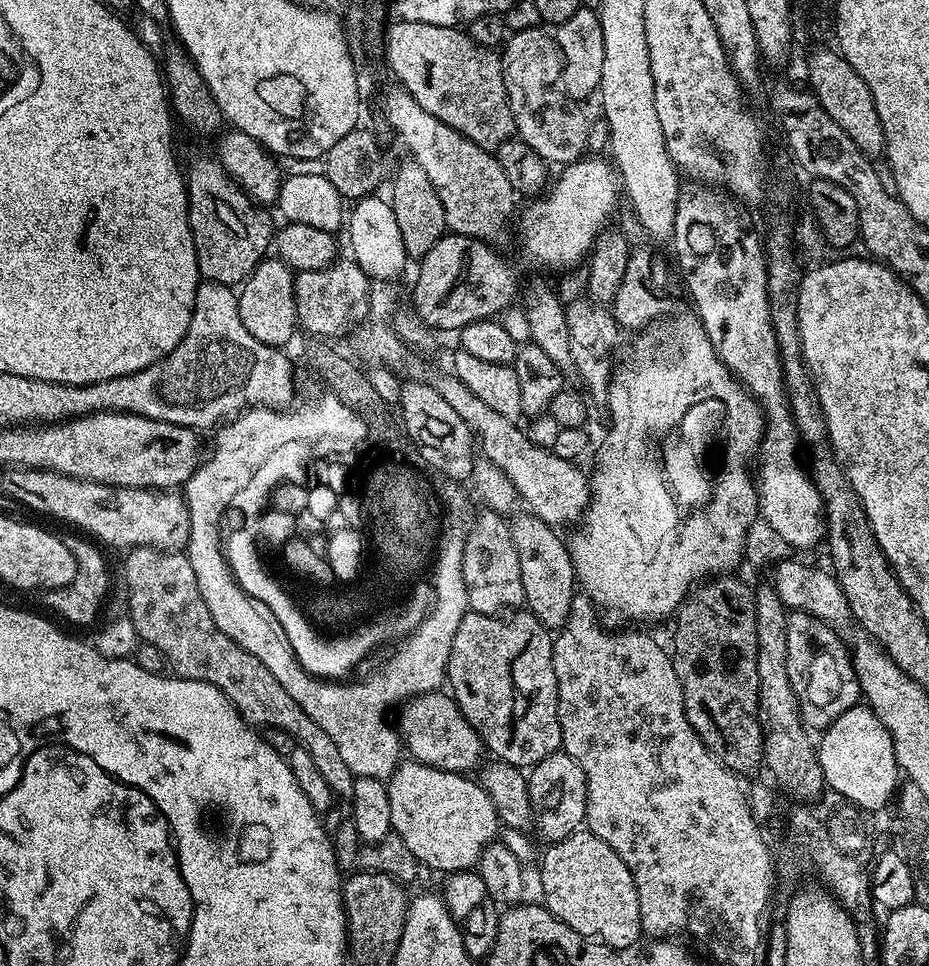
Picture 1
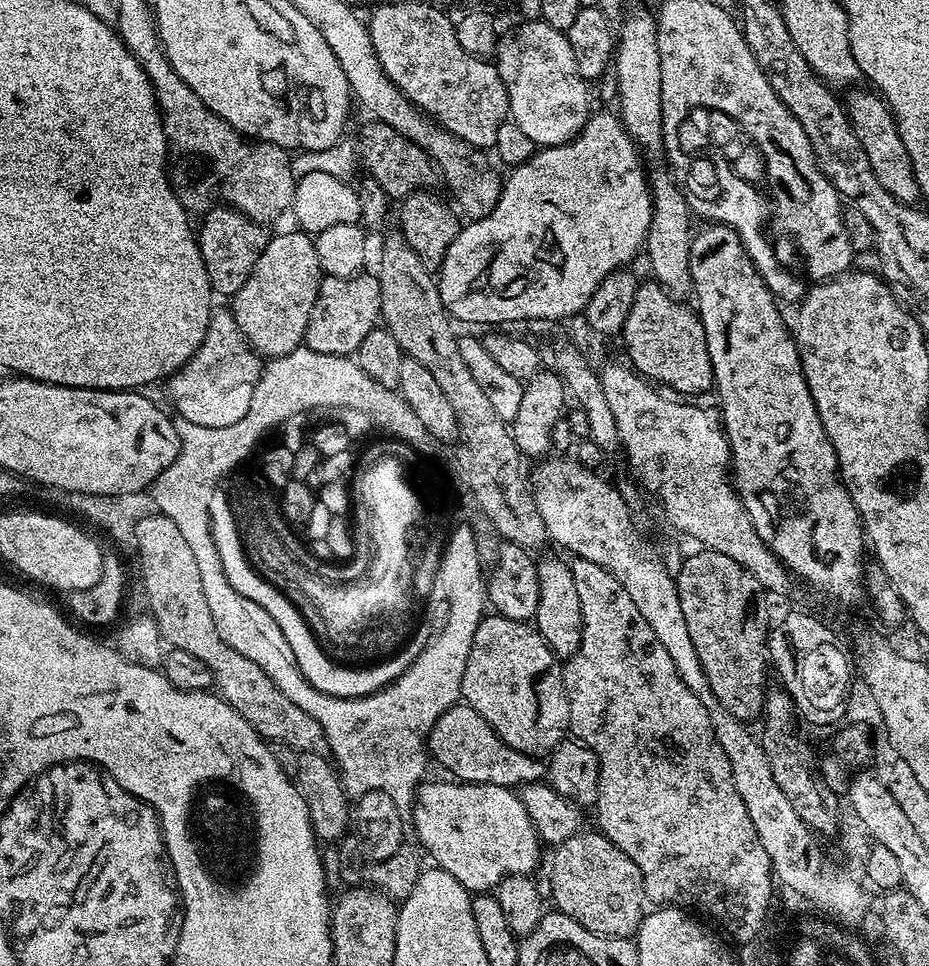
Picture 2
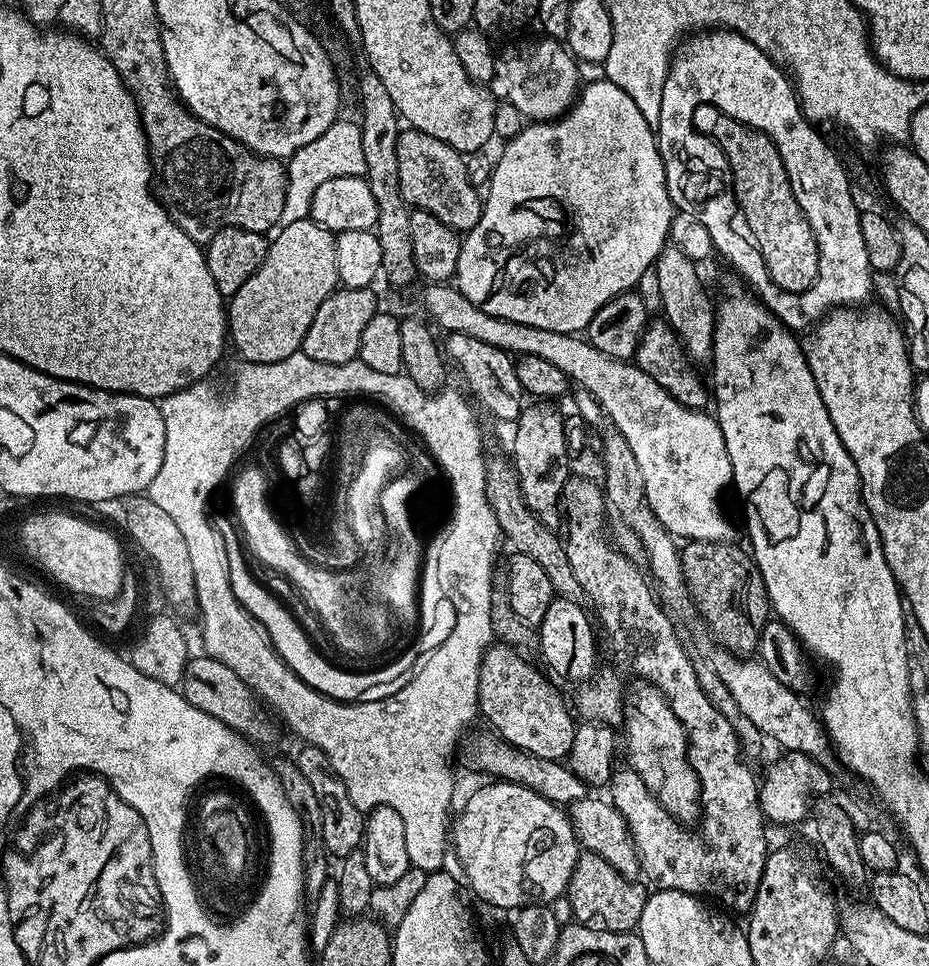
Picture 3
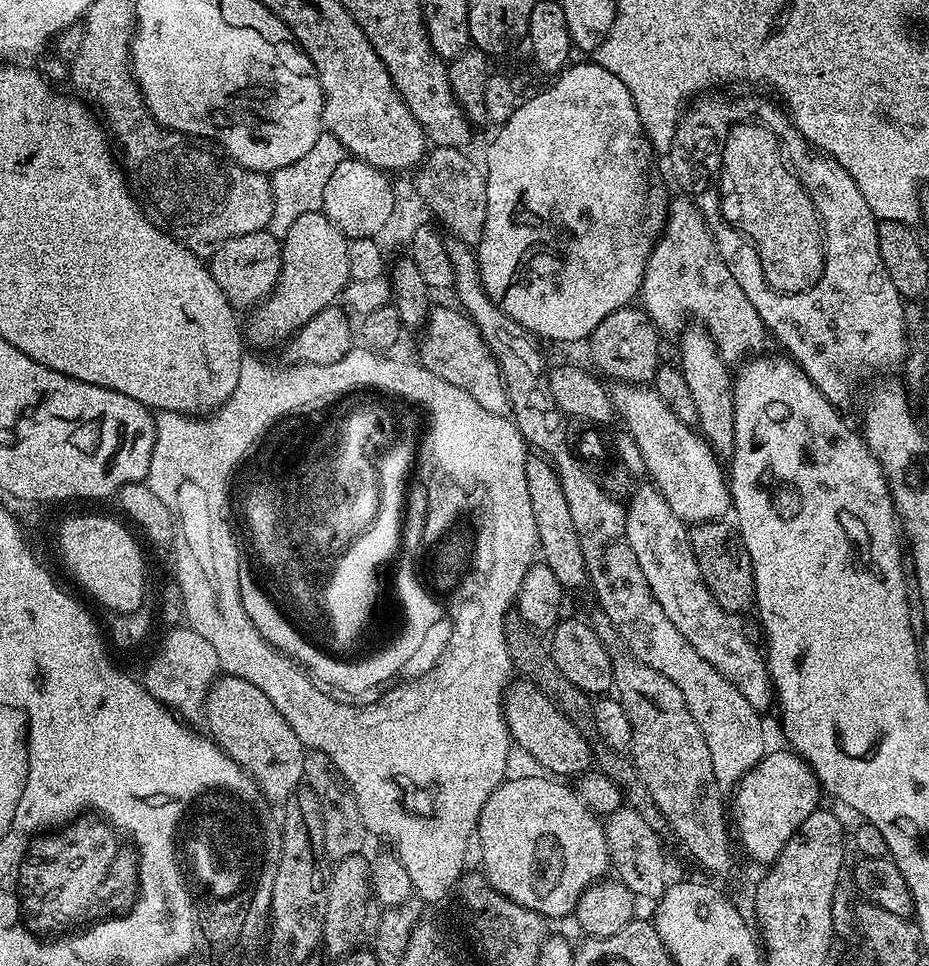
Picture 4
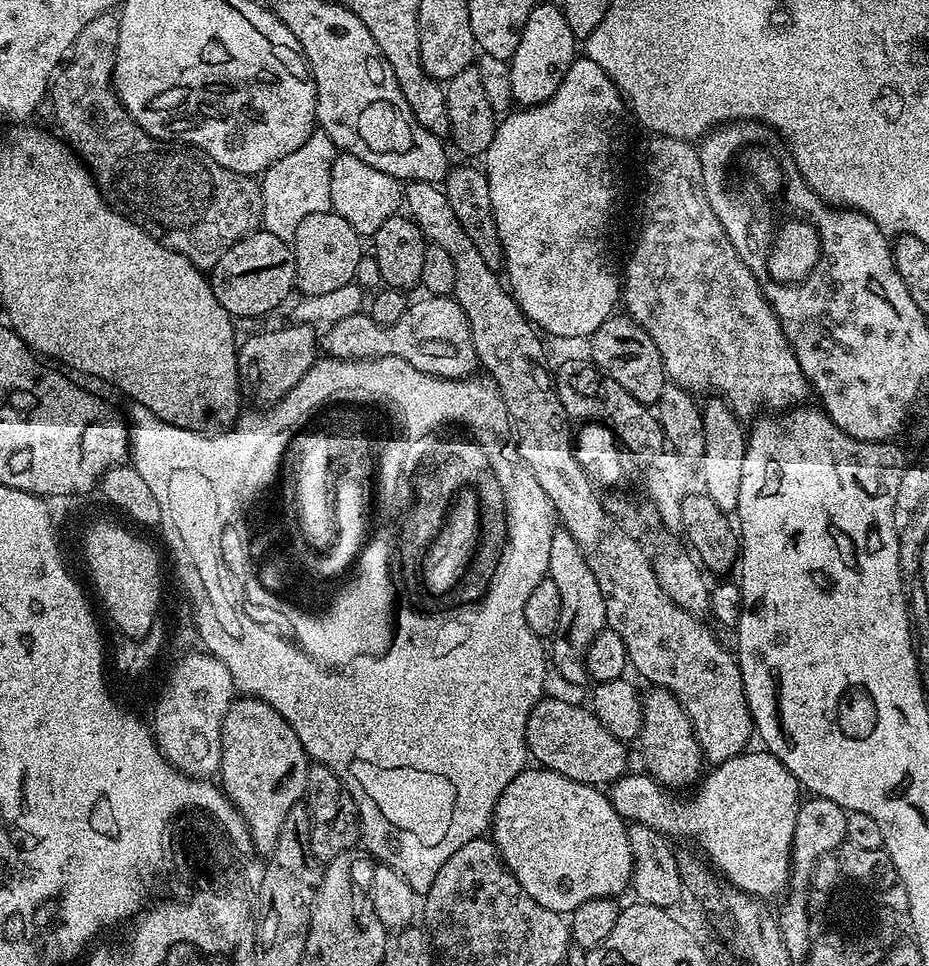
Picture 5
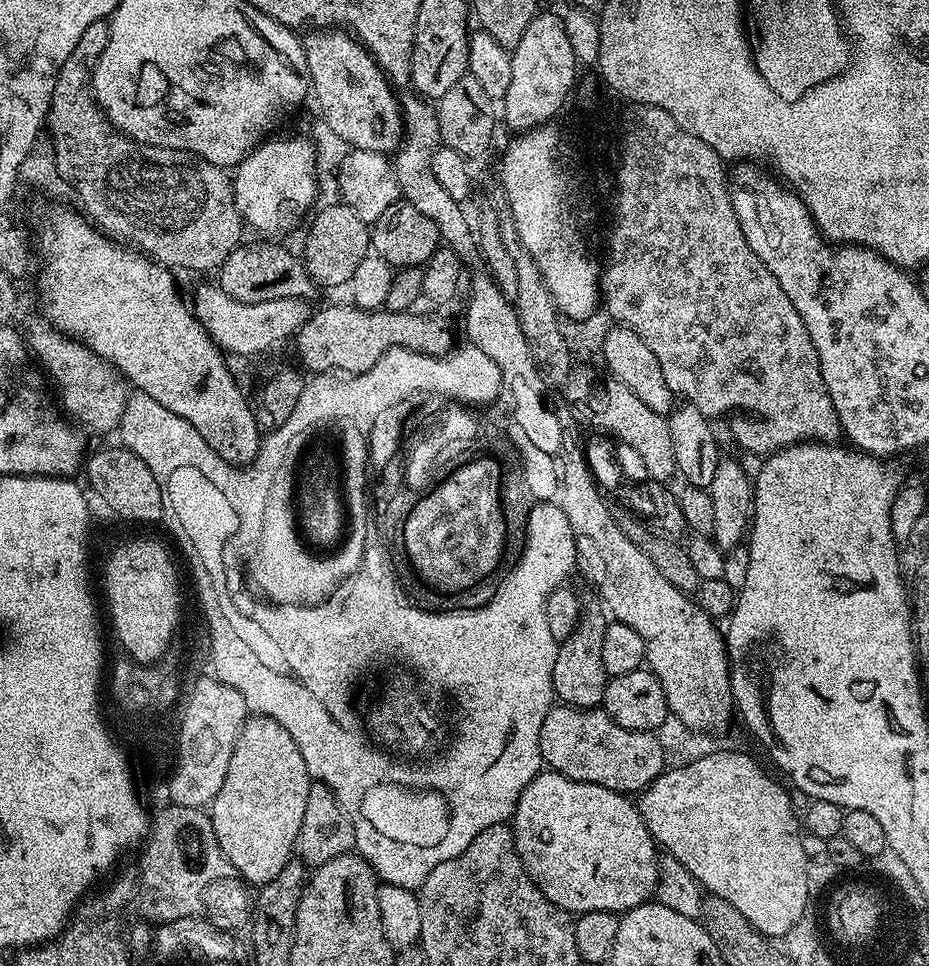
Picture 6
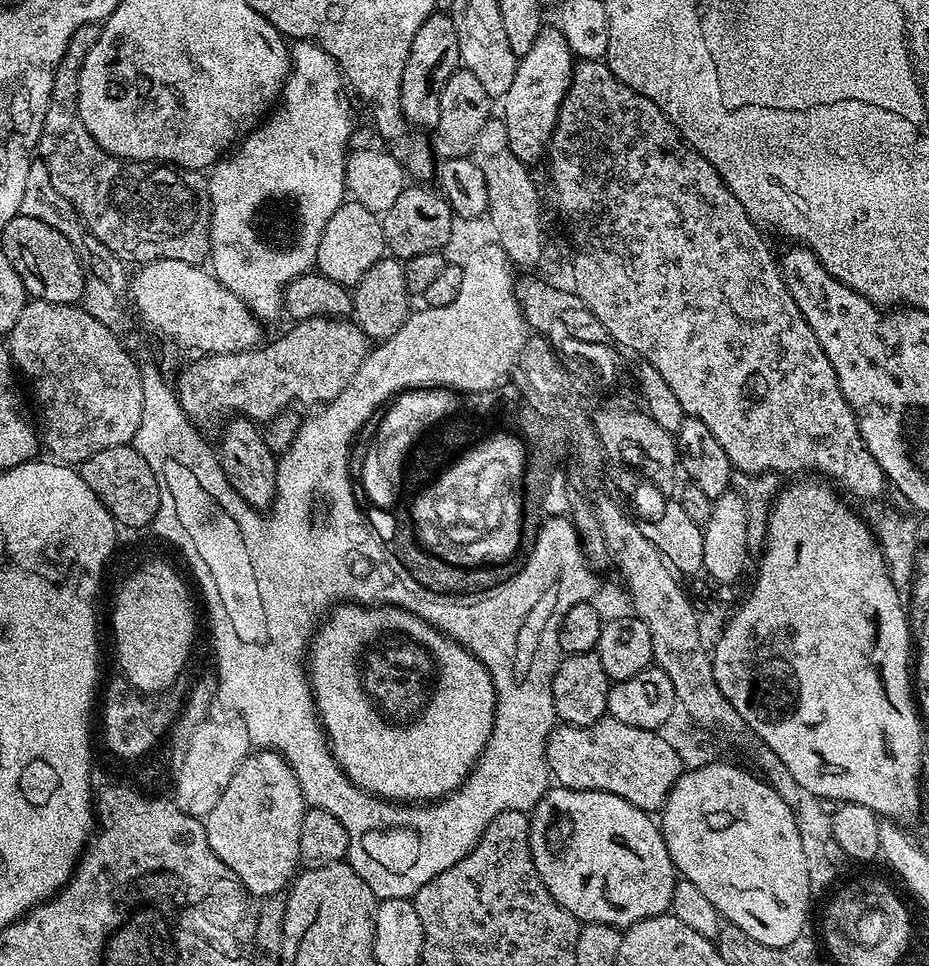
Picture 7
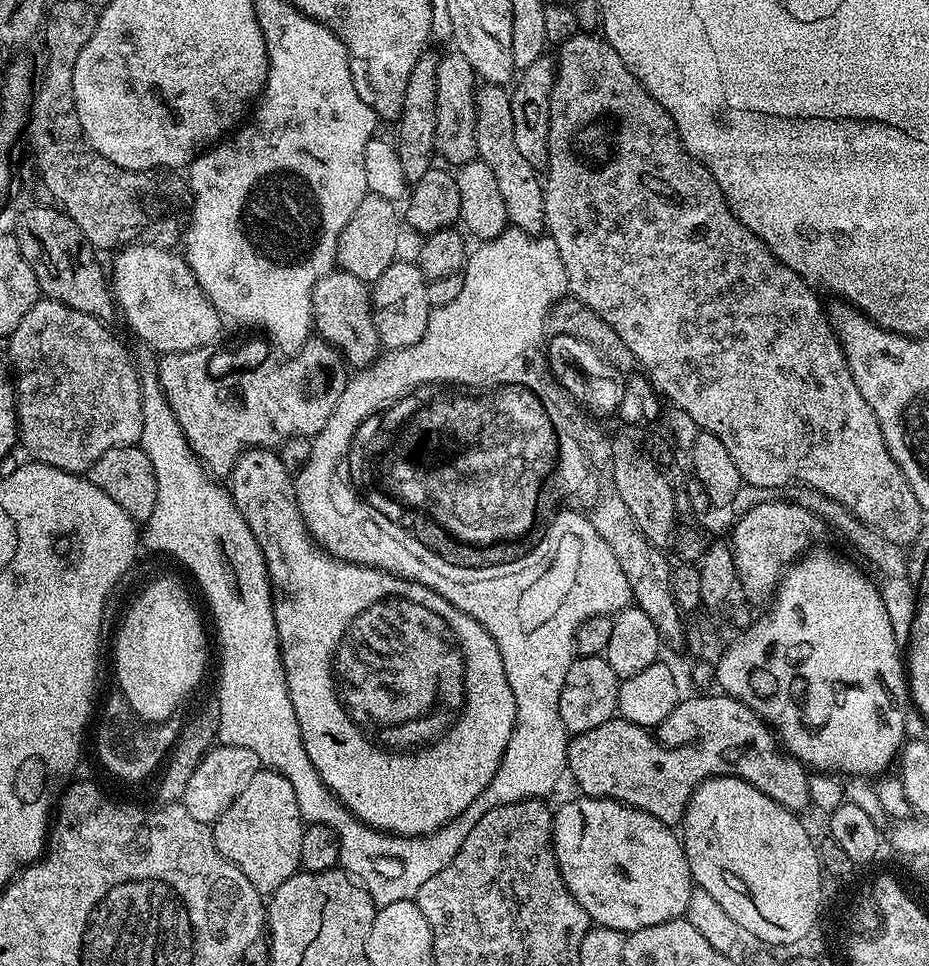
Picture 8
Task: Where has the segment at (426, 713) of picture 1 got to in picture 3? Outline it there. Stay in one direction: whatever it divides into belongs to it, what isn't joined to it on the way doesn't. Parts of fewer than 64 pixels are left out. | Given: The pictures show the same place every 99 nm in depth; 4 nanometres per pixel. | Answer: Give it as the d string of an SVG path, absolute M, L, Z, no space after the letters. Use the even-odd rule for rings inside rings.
M495 734L487 735L476 736L472 741L469 739L463 745L462 756L464 752L469 766L474 771L485 772L488 778L495 778L500 782L526 786L530 790L542 794L547 800L553 800L561 806L570 806L574 801L589 795L589 785L584 784L582 778L578 778L578 774L574 774L567 763L550 758L538 758L534 754L524 752L521 748L508 744Z

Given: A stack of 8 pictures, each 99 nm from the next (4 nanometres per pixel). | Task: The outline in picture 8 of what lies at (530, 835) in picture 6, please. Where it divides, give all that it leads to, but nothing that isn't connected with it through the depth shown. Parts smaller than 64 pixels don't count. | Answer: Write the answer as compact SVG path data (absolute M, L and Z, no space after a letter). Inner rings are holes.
M581 795L580 800L568 800L559 809L555 809L552 818L552 849L556 855L556 865L564 879L564 885L570 890L570 894L578 902L578 906L582 906L582 910L586 910L589 921L593 925L602 928L613 928L622 933L637 932L646 926L658 926L665 924L671 920L681 919L687 913L688 903L690 902L690 894L694 887L692 883L692 875L690 874L690 862L686 862L686 854L684 853L684 845L681 837L676 836L669 825L658 822L658 818L654 818L650 814L646 814L637 808L629 808L626 804L619 804L616 800L601 800L595 796Z

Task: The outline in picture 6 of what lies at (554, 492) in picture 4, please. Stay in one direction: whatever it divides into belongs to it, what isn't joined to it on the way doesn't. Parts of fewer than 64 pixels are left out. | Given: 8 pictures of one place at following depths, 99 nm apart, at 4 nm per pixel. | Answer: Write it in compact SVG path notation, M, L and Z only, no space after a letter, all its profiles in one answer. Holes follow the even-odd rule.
M599 607L597 608L592 608L589 612L587 609L581 615L580 620L576 624L576 629L570 634L570 638L559 641L556 650L554 678L552 679L552 685L556 691L555 699L561 705L570 708L599 708L604 703L604 688L608 685L610 679L602 666L602 638L604 637L604 629L606 627L606 616Z

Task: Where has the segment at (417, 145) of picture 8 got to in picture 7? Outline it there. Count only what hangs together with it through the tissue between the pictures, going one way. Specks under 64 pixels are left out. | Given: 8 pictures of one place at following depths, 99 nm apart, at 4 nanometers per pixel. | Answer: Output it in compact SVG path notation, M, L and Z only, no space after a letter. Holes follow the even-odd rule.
M437 10L426 22L422 22L418 34L414 34L414 43L410 46L410 58L406 58L406 70L402 70L402 90L400 101L404 117L416 130L431 130L438 122L438 110L442 106L442 90L457 68L461 67L458 50L458 30L451 15Z

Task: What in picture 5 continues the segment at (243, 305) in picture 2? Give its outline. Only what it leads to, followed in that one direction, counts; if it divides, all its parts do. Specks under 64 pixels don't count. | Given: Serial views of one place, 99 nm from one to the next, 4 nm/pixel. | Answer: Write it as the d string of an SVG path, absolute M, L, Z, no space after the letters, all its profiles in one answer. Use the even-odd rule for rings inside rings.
M337 212L310 214L298 225L294 239L296 288L304 296L327 294L353 283L362 255L362 237Z

